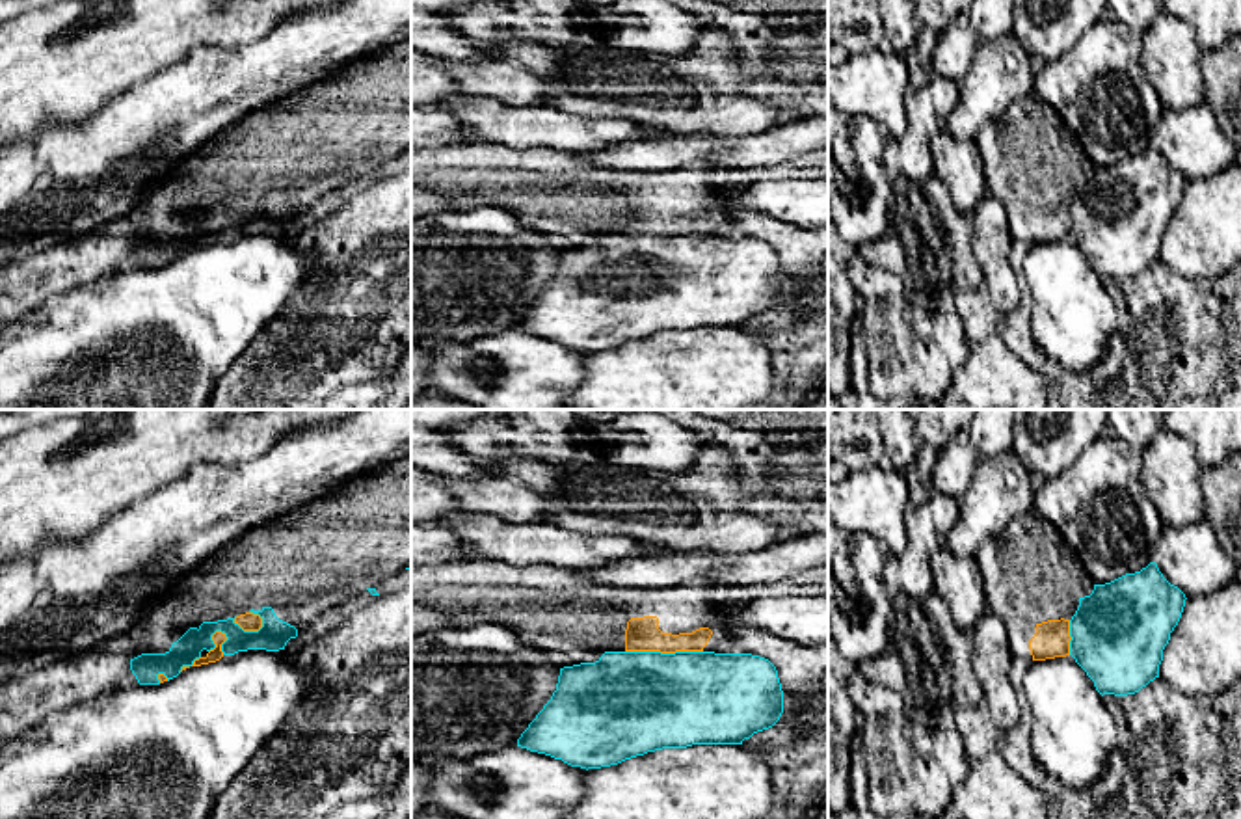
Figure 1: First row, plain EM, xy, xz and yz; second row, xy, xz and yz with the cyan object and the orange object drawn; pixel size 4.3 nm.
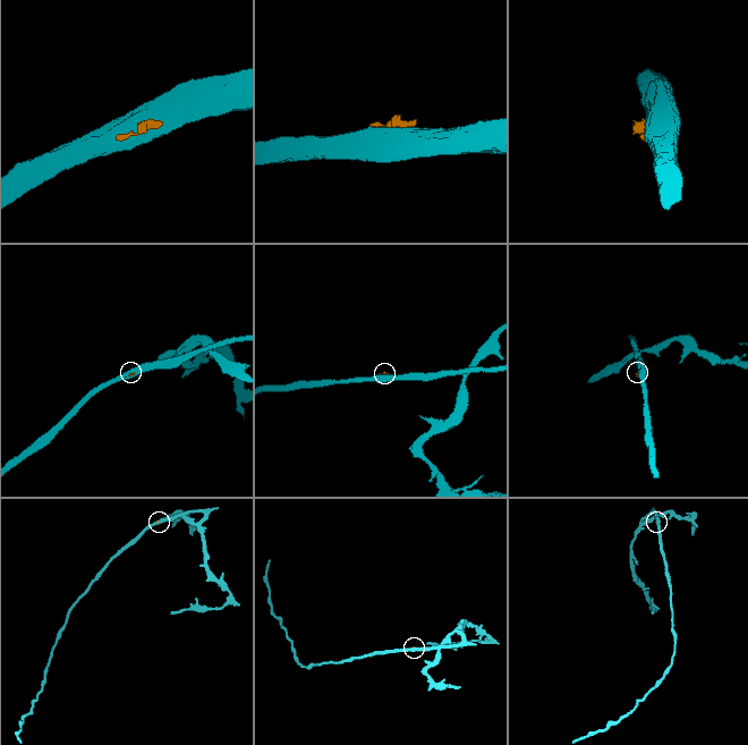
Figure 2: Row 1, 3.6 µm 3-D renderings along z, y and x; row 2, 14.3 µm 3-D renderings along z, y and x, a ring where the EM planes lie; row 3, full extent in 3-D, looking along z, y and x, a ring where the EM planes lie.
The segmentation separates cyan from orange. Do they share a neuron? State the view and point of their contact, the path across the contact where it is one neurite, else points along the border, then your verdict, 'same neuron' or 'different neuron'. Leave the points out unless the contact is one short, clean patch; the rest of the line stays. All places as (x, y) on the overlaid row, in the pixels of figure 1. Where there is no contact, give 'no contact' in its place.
xz (665, 654) | different neuron

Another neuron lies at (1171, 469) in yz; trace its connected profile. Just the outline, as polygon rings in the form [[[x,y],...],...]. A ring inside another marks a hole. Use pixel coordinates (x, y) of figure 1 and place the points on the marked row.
[[[1161,428],[1142,450],[1141,471],[1165,525],[1183,527],[1206,517],[1202,465],[1187,437]]]

